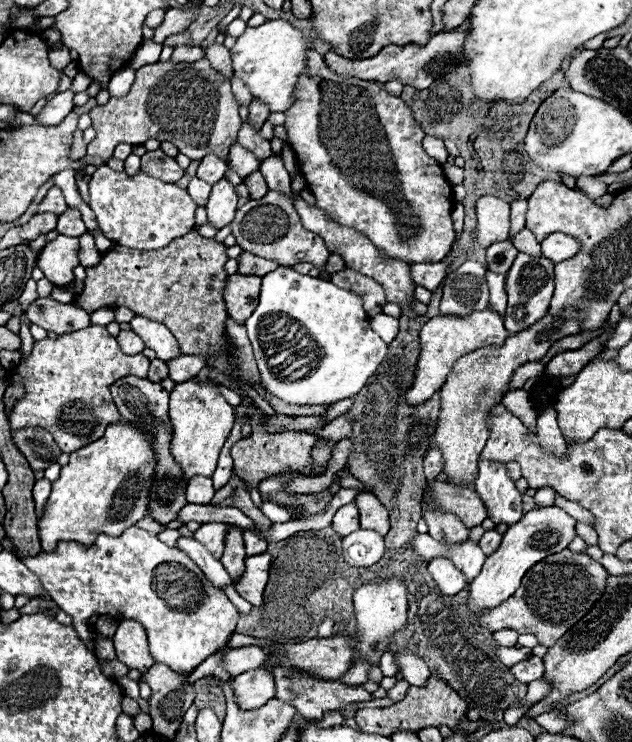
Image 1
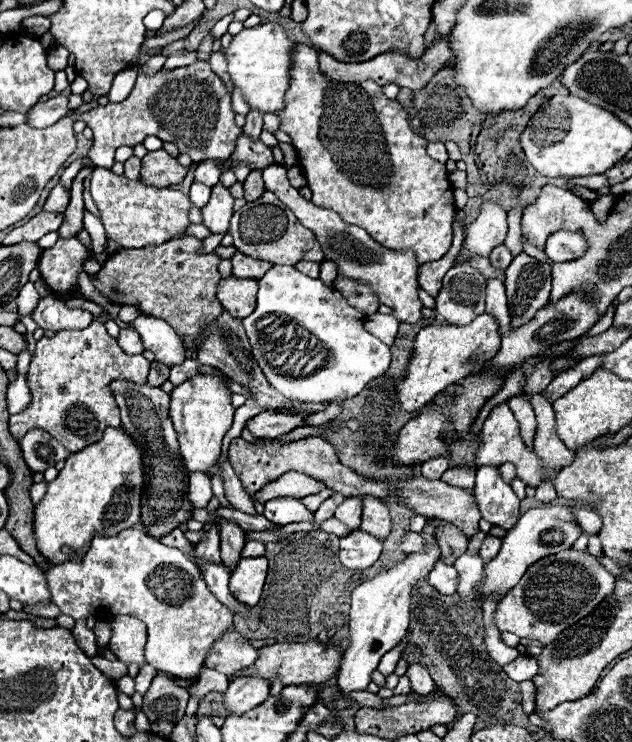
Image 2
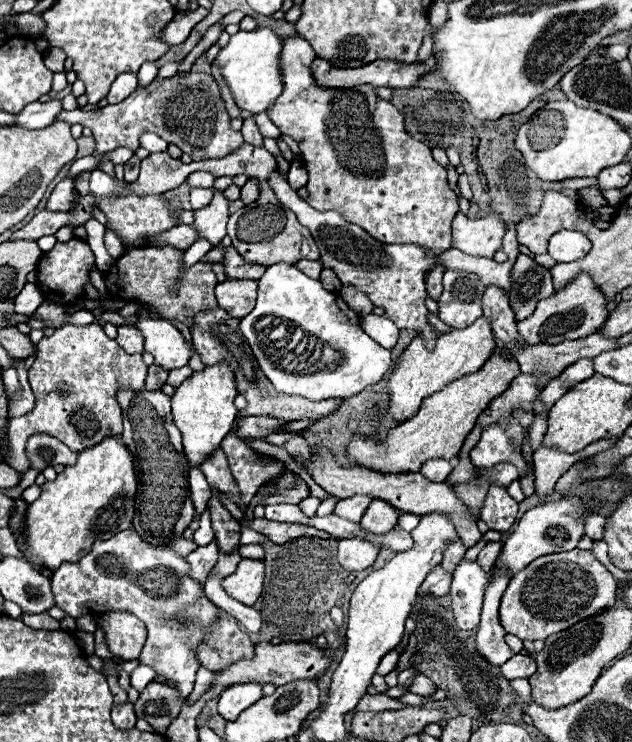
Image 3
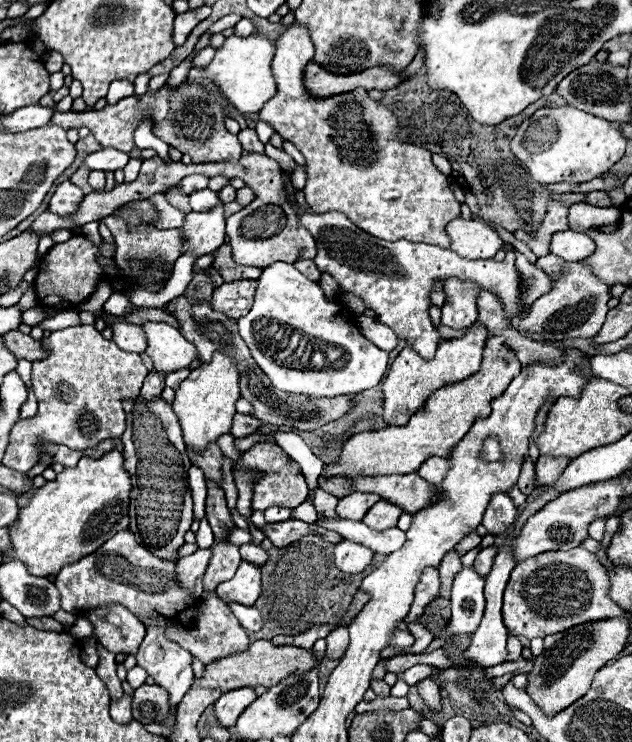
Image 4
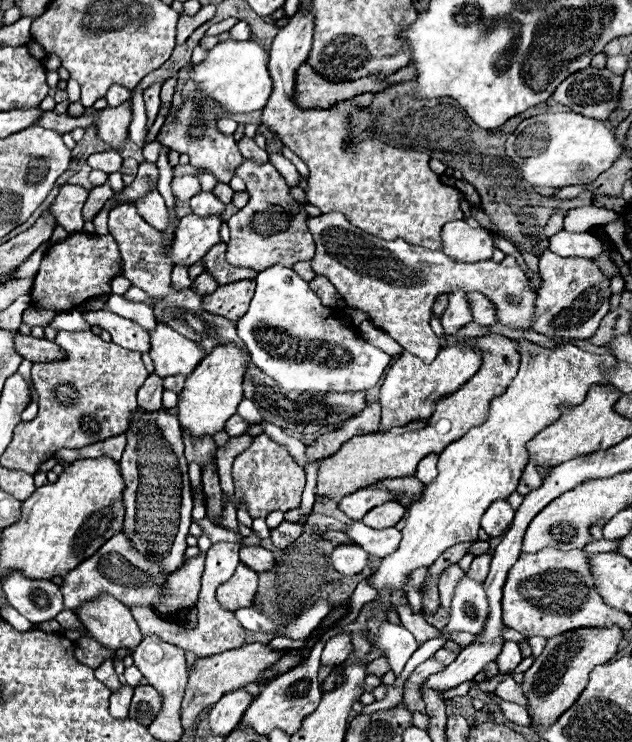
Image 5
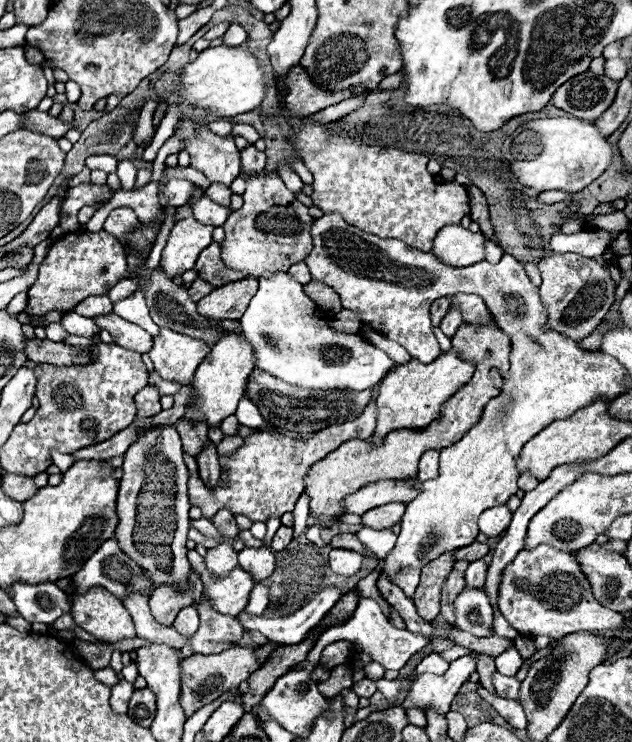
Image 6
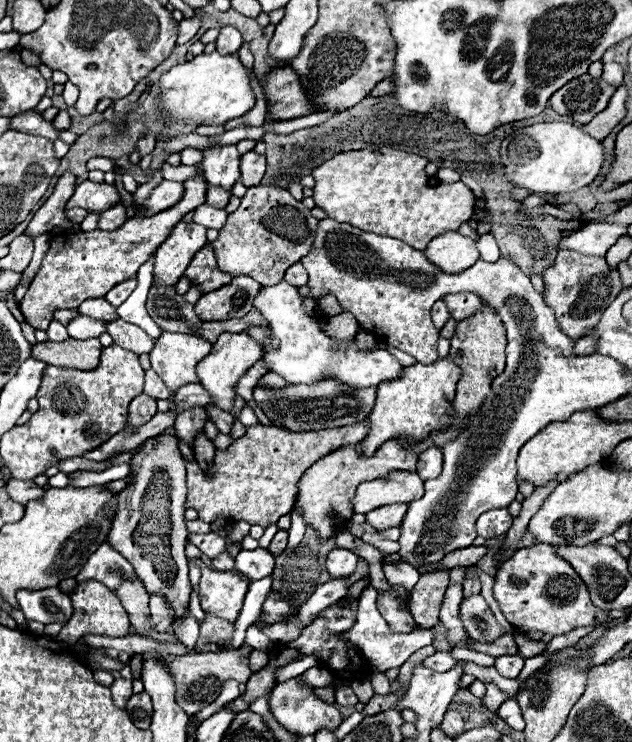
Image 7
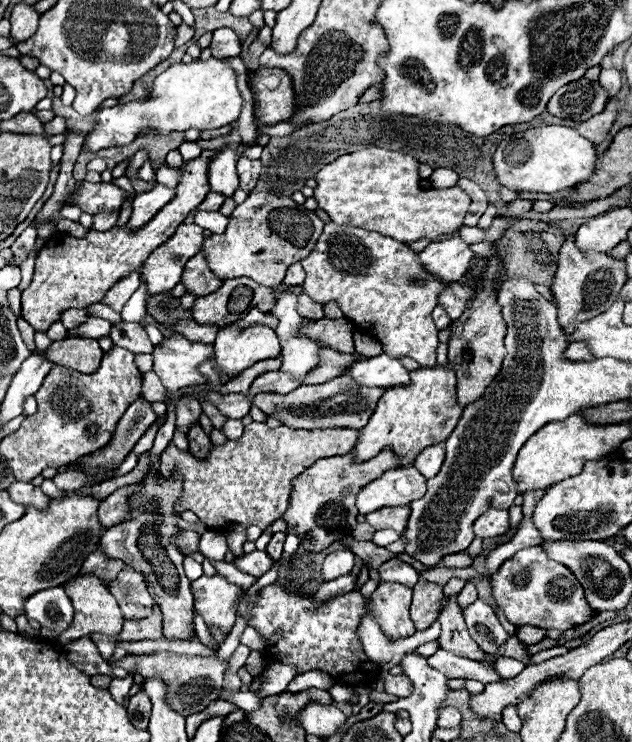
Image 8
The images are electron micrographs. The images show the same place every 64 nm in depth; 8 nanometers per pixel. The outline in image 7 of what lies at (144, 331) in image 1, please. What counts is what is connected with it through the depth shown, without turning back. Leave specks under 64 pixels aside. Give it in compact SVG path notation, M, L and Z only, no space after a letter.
M162 332L162 336L156 340L150 362L152 370L164 380L164 384L170 388L169 411L175 409L174 394L180 386L196 384L196 364L208 356L212 350L212 344L180 332Z

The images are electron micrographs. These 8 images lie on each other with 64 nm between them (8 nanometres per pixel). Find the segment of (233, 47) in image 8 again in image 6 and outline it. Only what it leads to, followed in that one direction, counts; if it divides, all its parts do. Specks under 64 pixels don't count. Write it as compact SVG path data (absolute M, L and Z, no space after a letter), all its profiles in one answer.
M230 24L226 34L222 36L222 40L224 40L224 46L240 46L246 40L246 32L238 24Z

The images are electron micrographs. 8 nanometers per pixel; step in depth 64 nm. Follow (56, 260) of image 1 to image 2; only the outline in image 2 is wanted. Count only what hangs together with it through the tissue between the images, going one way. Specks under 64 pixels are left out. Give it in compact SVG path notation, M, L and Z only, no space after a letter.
M60 238L52 248L44 250L38 262L42 280L56 296L72 296L78 288L78 272L90 252L78 238Z

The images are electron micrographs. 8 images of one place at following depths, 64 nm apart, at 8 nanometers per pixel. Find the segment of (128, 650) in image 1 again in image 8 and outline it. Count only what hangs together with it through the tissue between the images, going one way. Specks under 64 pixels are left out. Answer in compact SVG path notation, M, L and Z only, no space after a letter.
M78 574L72 580L64 582L64 590L74 604L74 620L72 620L72 626L58 636L58 640L62 644L68 644L68 642L82 638L82 636L90 636L94 632L100 632L100 634L106 634L106 636L120 634L124 618L120 614L120 608L116 604L114 596L108 592L106 584L100 578L96 578L92 574Z

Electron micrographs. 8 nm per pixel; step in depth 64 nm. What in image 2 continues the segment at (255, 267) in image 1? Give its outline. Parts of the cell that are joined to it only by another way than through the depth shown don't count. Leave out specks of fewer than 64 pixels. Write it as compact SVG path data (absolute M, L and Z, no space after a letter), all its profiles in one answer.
M236 252L230 258L230 262L232 262L232 276L236 276L236 278L256 278L258 280L270 268L270 262L254 260L254 258L248 258L240 252Z

